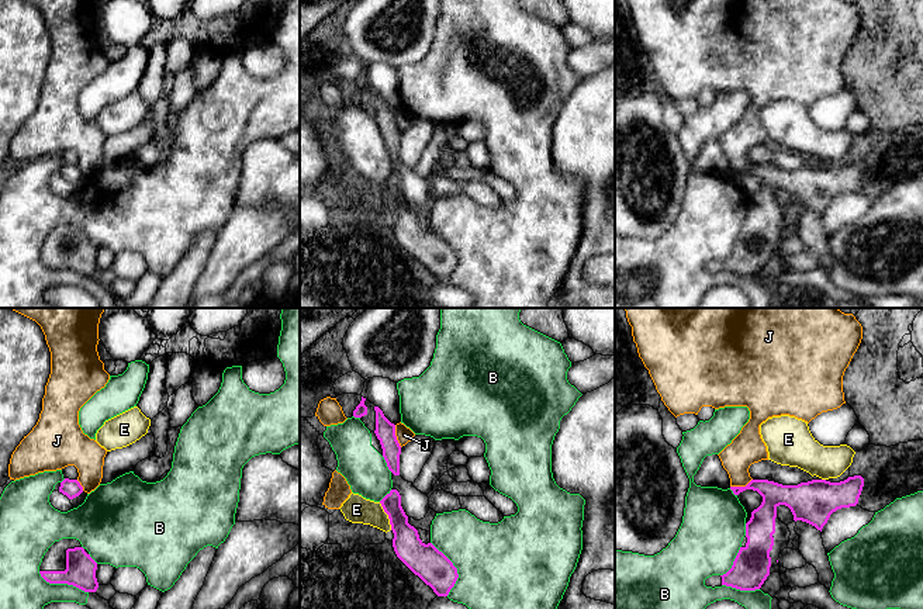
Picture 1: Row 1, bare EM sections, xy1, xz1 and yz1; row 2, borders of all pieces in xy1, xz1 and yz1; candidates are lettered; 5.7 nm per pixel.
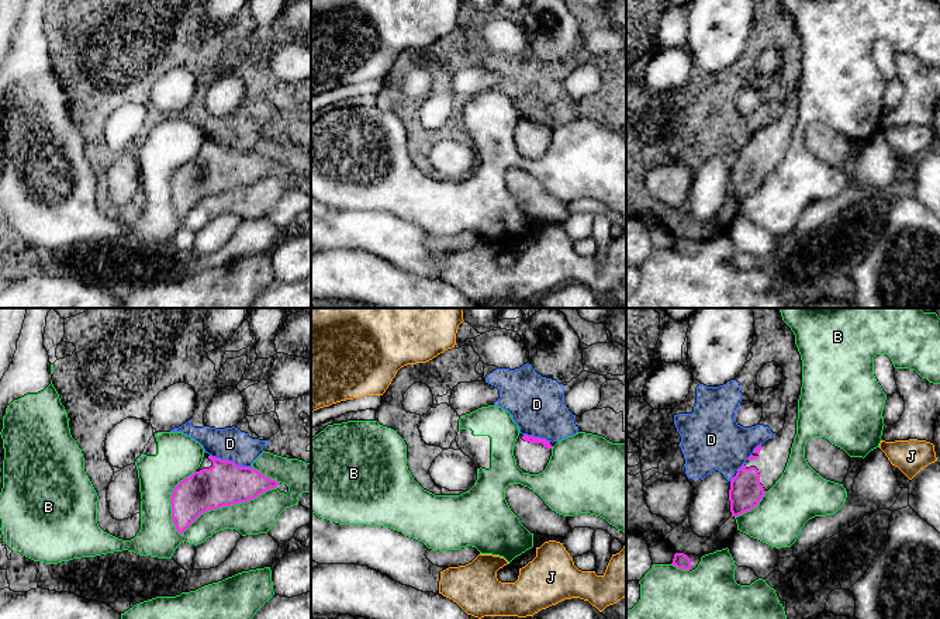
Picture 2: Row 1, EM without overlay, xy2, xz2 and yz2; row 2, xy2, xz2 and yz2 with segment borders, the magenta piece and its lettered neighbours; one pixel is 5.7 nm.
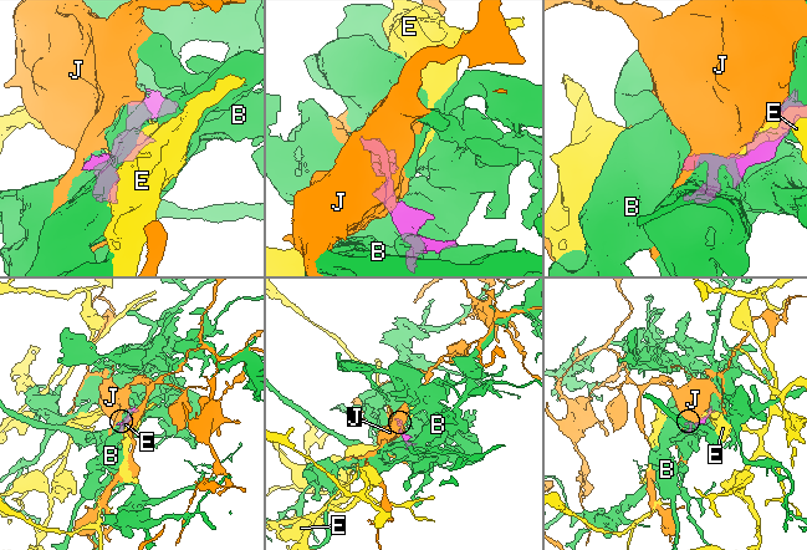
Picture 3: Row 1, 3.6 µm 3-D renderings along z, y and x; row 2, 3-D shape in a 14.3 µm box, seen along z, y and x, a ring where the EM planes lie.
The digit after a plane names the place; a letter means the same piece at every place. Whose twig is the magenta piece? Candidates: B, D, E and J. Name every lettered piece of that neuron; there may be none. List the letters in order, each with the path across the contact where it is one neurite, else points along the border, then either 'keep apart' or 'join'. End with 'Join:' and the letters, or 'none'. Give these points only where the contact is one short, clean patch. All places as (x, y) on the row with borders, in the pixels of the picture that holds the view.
B: keep apart
D: border xy2 (210, 455), (251, 467); keep apart
E: border xz1 (379, 502), (387, 515), (391, 529); keep apart
J: keep apart
Join: none

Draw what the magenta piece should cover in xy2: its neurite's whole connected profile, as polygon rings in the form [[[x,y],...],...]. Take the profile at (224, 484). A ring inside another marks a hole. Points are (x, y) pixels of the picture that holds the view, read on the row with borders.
[[[204,453],[200,467],[172,491],[172,518],[182,535],[201,513],[248,502],[267,490],[287,494],[288,487],[252,467],[241,467]]]

